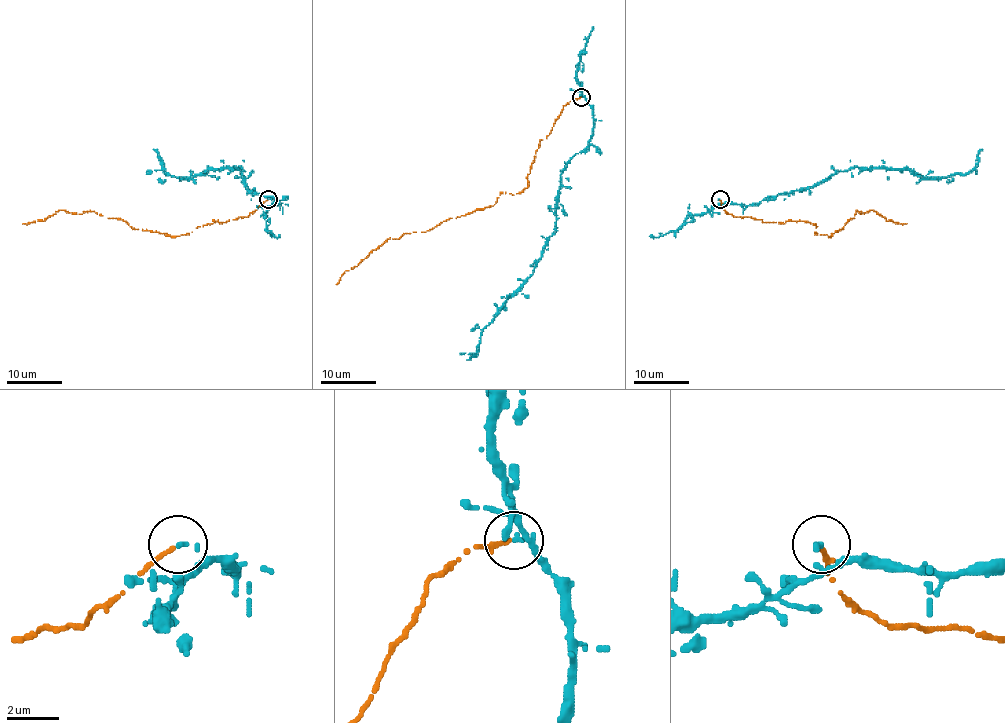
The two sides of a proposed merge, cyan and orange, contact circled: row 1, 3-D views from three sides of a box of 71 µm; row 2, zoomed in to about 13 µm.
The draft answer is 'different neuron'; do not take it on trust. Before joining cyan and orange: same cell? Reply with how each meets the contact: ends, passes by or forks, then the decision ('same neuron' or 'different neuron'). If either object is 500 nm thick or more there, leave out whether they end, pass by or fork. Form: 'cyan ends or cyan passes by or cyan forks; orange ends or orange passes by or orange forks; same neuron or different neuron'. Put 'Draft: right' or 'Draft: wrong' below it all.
cyan ends; orange ends; different neuron
Draft: right

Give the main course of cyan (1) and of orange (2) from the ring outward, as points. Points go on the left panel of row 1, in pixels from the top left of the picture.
1: (267, 199), (280, 206), (274, 199), (247, 190), (243, 171), (236, 167), (171, 177), (153, 149)
2: (267, 200), (247, 217), (214, 221), (179, 236), (135, 229), (94, 211), (58, 210), (44, 221), (22, 223)

